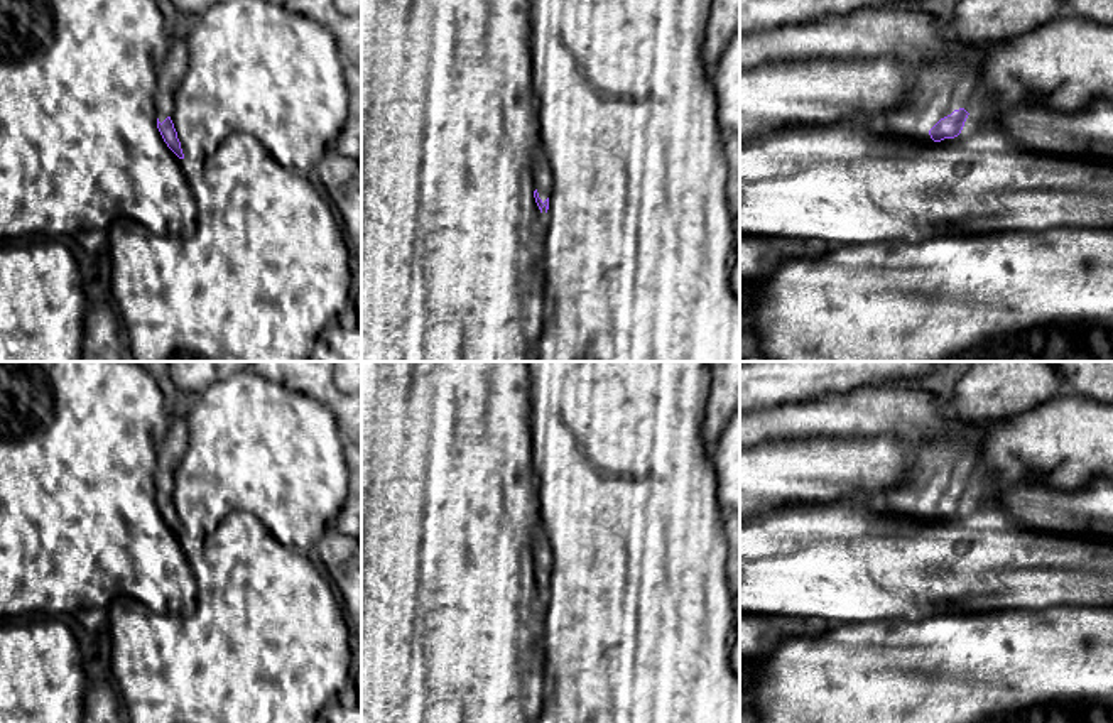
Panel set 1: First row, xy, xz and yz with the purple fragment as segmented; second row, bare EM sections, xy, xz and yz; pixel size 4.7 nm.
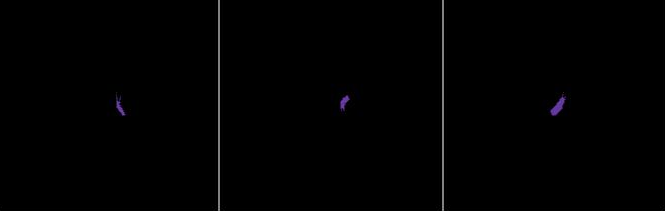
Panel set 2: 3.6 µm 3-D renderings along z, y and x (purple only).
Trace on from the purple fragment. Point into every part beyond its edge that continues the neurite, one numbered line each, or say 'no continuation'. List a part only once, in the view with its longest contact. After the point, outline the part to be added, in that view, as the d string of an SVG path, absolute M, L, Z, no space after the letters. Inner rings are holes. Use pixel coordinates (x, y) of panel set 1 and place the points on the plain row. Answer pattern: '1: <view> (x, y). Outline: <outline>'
1: yz (992, 391). Outline: M973 362L968 373L954 385L949 399L951 416L961 424L971 426L973 431L951 434L944 439L929 439L917 448L912 459L912 480L909 481L910 503L927 510L954 488L964 487L969 492L978 473L980 429L1027 412L1061 390L1064 390L1064 382L1049 362Z

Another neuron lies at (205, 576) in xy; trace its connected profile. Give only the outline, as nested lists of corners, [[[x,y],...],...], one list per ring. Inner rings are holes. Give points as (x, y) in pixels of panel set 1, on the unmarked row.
[[[198,561],[199,566],[194,571],[198,581],[196,605],[204,606],[216,601],[214,593],[214,573],[209,564]]]

